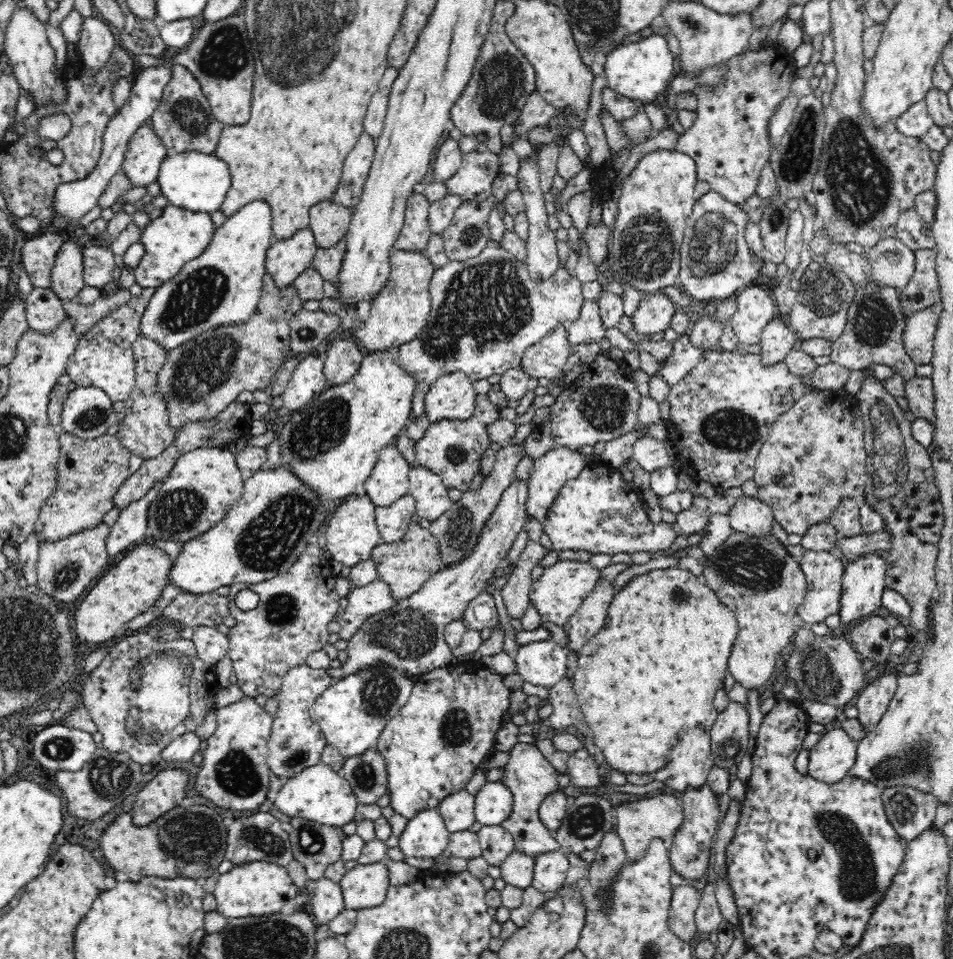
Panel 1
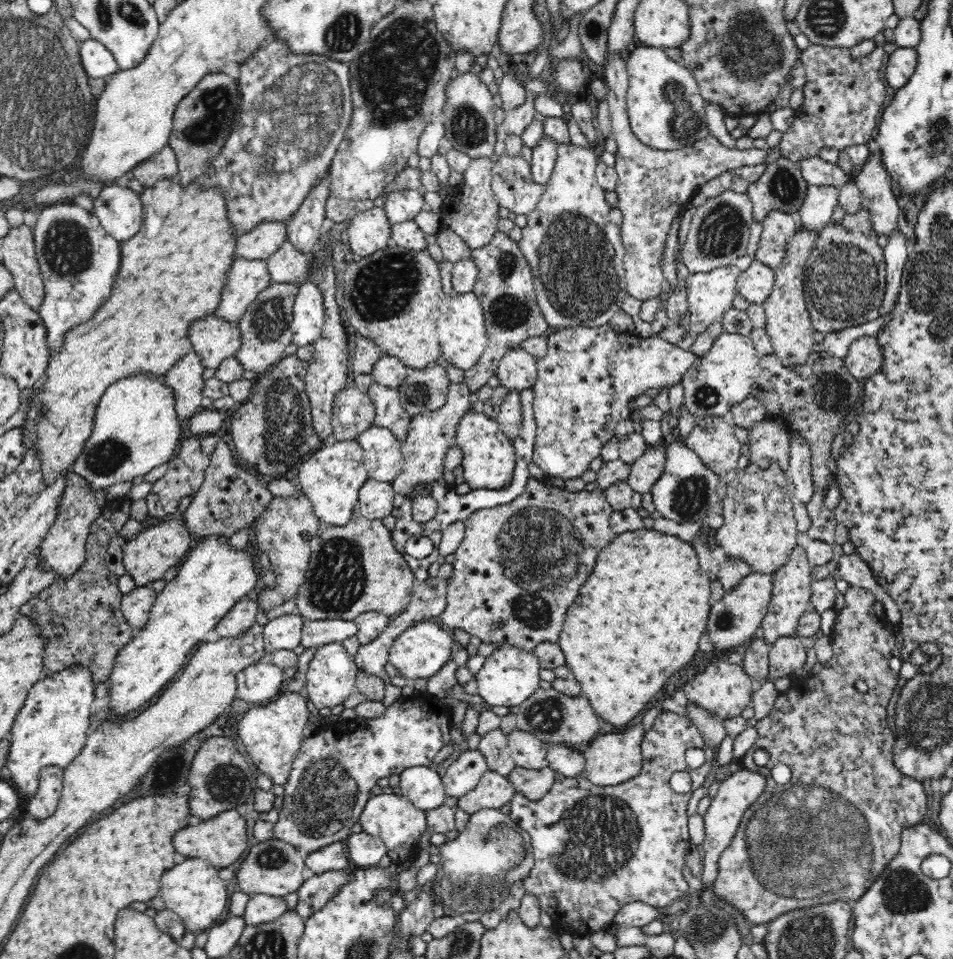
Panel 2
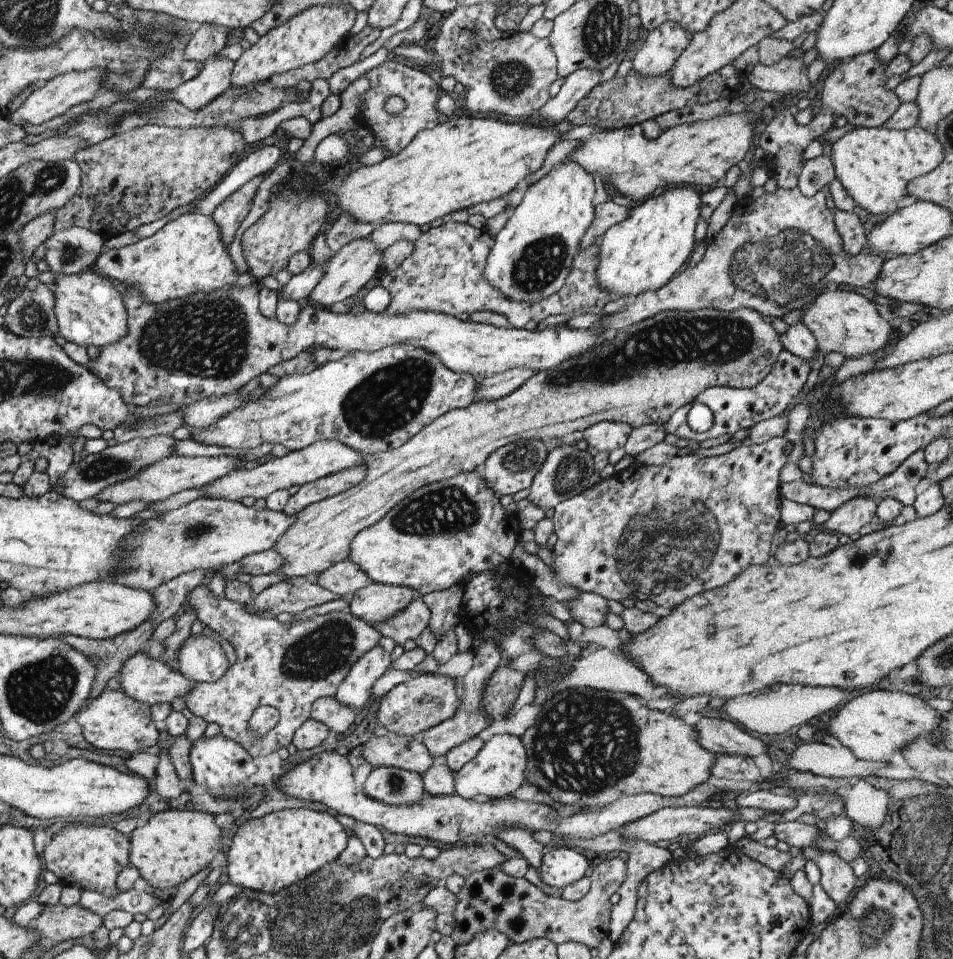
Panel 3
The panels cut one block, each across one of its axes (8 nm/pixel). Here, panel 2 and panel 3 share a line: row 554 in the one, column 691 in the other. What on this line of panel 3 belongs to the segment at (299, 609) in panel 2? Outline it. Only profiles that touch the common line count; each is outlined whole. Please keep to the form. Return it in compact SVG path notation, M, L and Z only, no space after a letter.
M740 307L735 311L719 311L718 309L698 309L697 311L662 311L657 315L654 315L651 319L646 319L627 329L622 329L613 332L613 335L605 338L603 343L596 345L593 349L587 350L585 353L579 354L578 356L569 358L563 363L558 364L557 367L551 368L550 370L538 371L534 376L531 376L520 388L517 388L514 392L511 392L505 397L499 398L498 400L489 401L474 401L470 406L461 409L454 409L438 417L432 424L425 426L417 435L414 435L410 440L407 440L402 446L395 448L391 451L381 452L378 456L366 456L367 475L366 478L359 483L358 486L351 488L350 490L344 491L339 495L328 497L327 499L312 503L304 510L297 512L293 525L287 528L282 534L281 538L277 540L277 543L273 546L273 549L282 555L283 563L278 573L284 574L287 578L290 577L307 577L313 578L323 570L330 568L334 563L346 560L349 558L350 543L353 542L354 536L361 530L376 524L380 519L385 517L385 514L396 504L404 500L409 494L412 494L415 490L432 484L442 479L449 479L457 474L463 472L473 471L474 468L479 470L485 464L485 460L500 447L513 443L519 440L536 439L546 442L552 438L564 439L566 434L572 434L576 430L580 432L585 431L587 428L598 424L600 421L614 421L619 423L628 423L631 429L641 427L647 424L661 424L665 425L670 417L676 412L676 409L682 408L684 405L693 403L695 398L703 391L706 387L734 387L737 389L749 389L756 386L761 380L766 378L766 375L773 369L775 362L778 360L779 354L782 352L783 346L780 342L778 334L774 331L774 328L769 324L770 322L764 320L762 315L755 310Z

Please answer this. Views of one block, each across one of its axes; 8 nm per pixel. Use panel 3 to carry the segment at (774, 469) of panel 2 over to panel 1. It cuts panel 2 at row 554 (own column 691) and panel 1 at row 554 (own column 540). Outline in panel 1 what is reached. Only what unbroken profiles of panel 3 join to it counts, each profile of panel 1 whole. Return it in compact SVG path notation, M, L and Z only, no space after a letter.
M734 531L712 554L705 557L706 565L703 566L701 576L706 580L705 583L718 594L722 604L728 606L728 609L736 615L738 621L738 634L727 662L728 670L741 686L756 690L766 685L772 672L776 670L778 652L791 644L796 632L794 618L796 618L797 608L803 603L807 591L806 575L800 568L800 563L792 558L786 551L786 547L772 533L752 537Z

